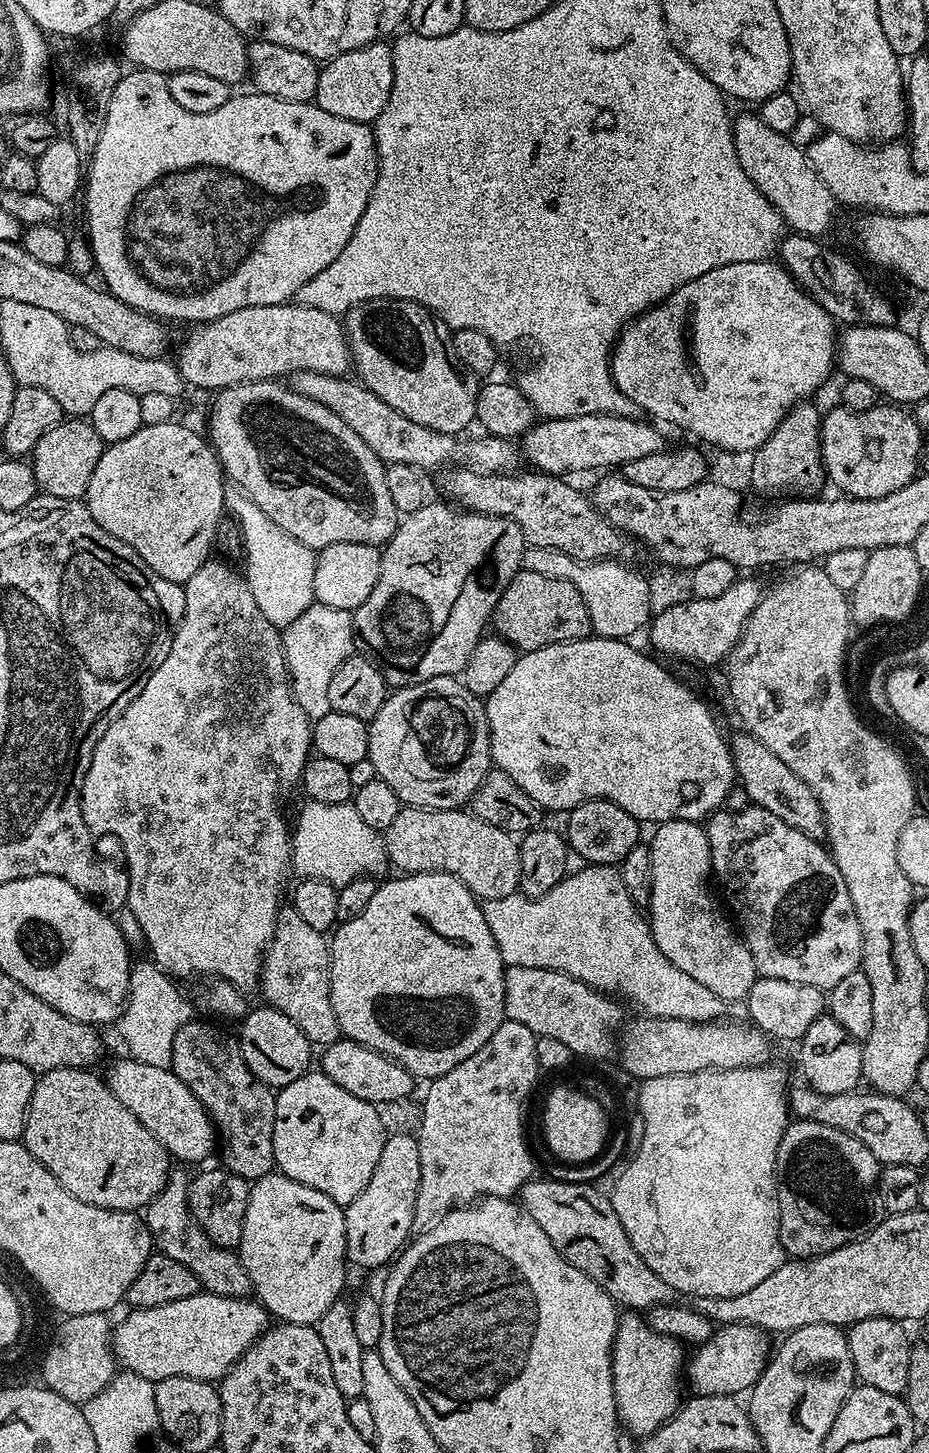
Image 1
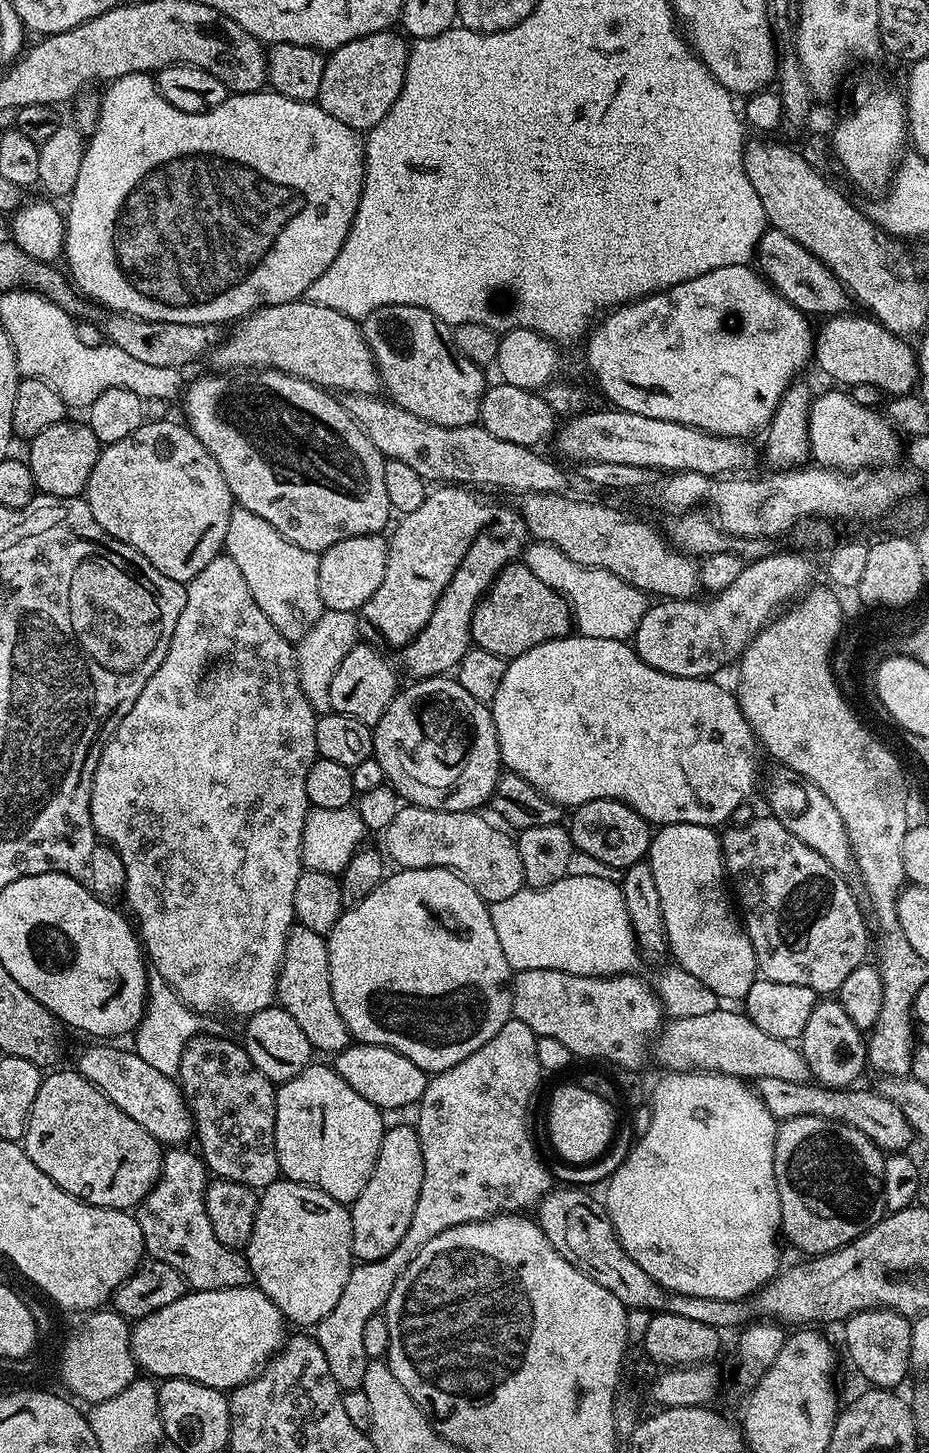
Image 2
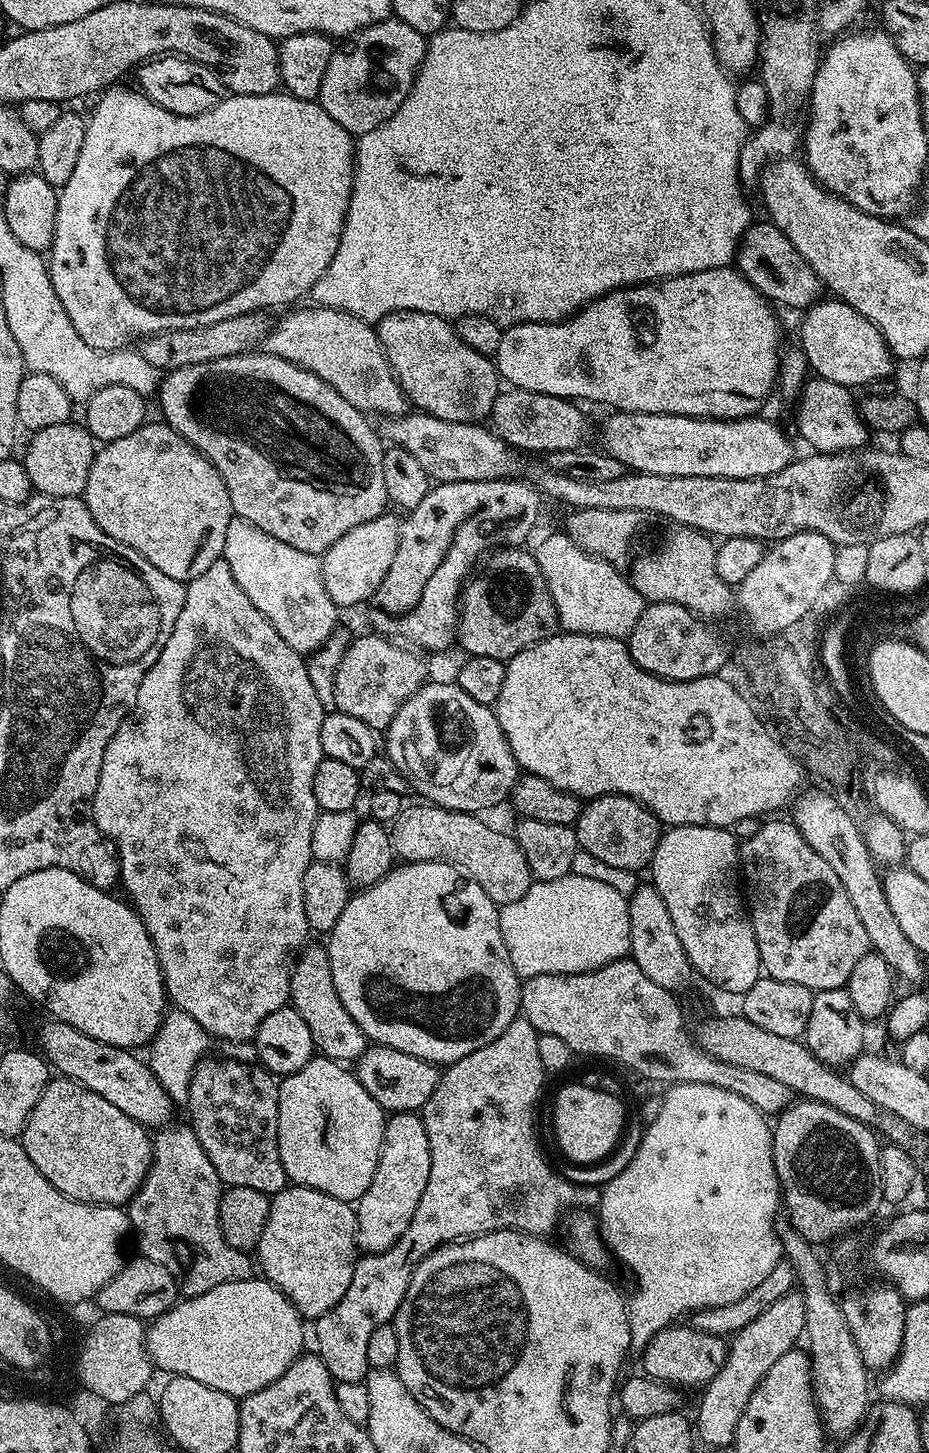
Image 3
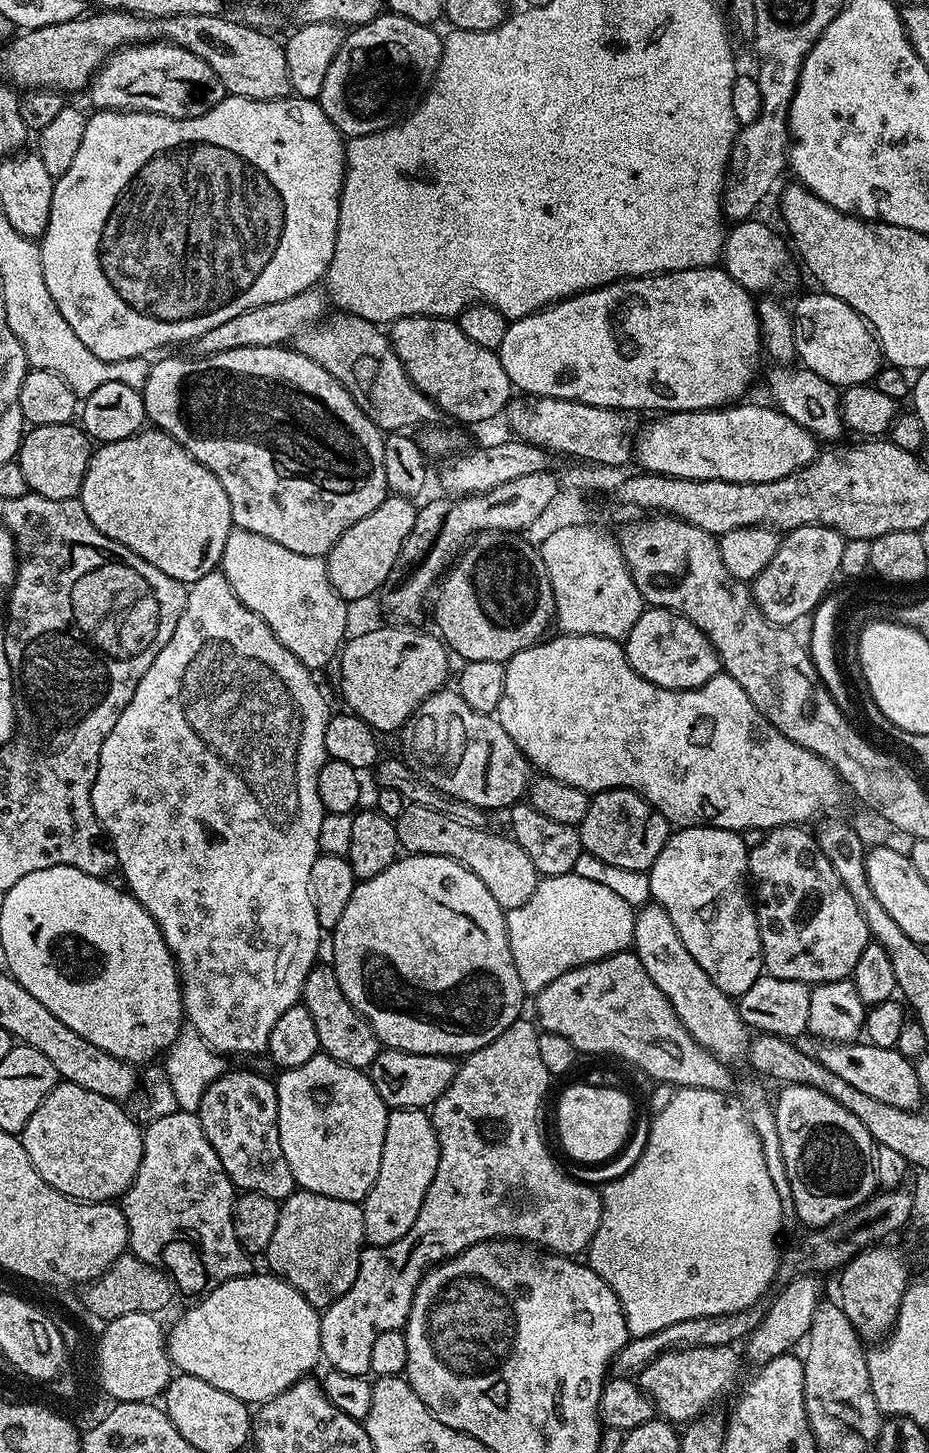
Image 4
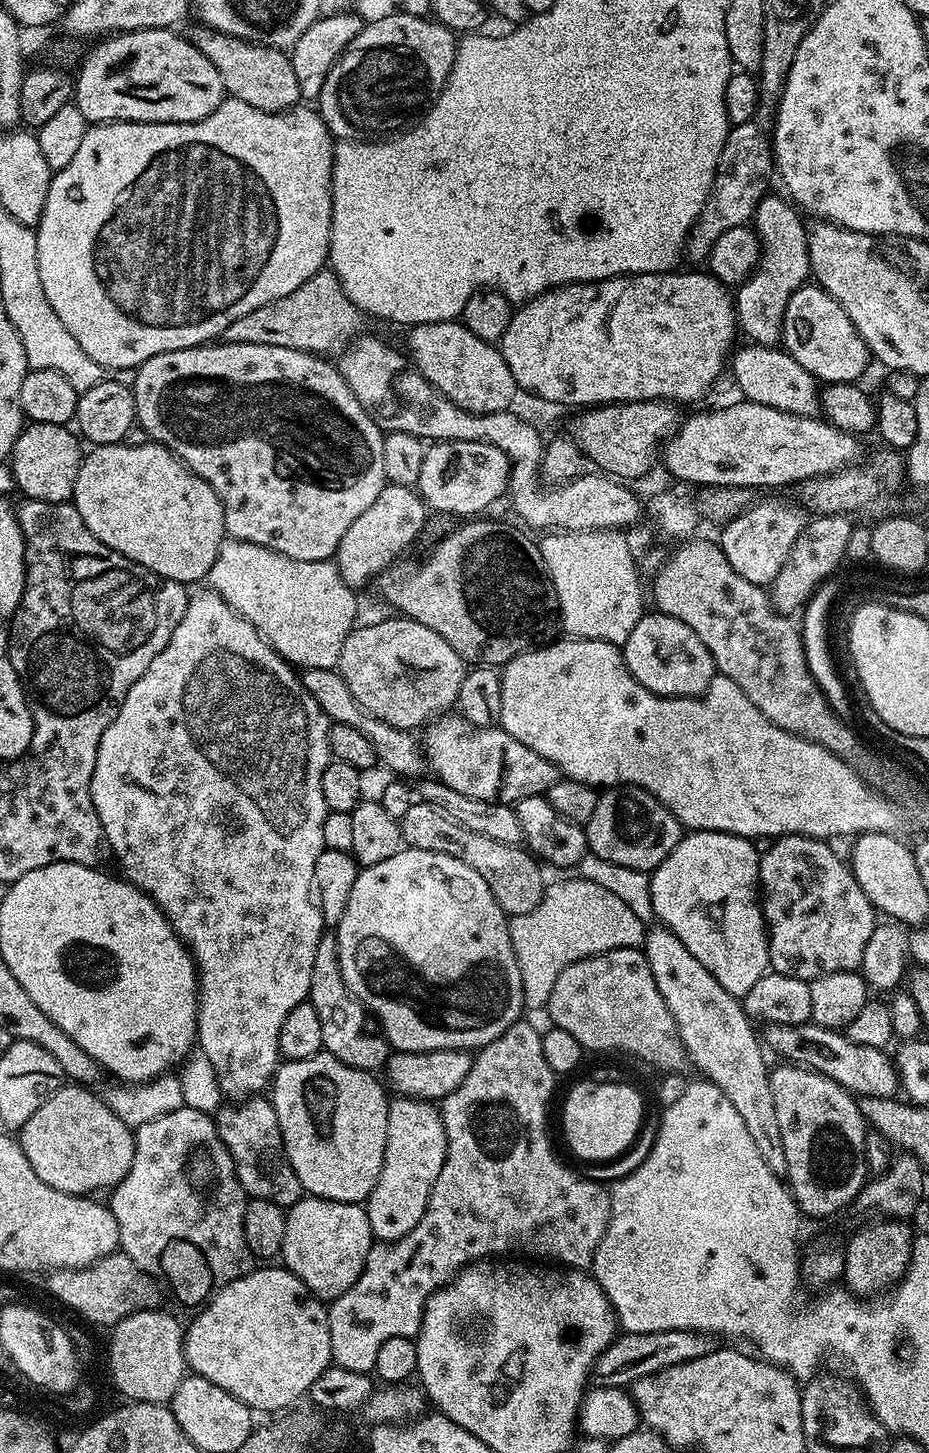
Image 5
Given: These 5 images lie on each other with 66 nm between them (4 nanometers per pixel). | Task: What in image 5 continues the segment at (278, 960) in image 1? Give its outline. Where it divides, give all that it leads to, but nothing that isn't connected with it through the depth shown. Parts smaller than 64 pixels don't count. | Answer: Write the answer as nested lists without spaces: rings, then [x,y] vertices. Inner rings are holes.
[[[321,939],[318,954],[314,954],[314,970],[310,974],[308,1000],[314,1010],[318,1010],[318,1022],[322,1022],[323,1051],[338,1058],[338,1062],[346,1062],[346,1066],[354,1066],[363,1072],[375,1073],[383,1069],[388,1063],[390,1045],[383,1035],[367,1036],[364,1033],[366,1009],[342,978],[335,939]]]

